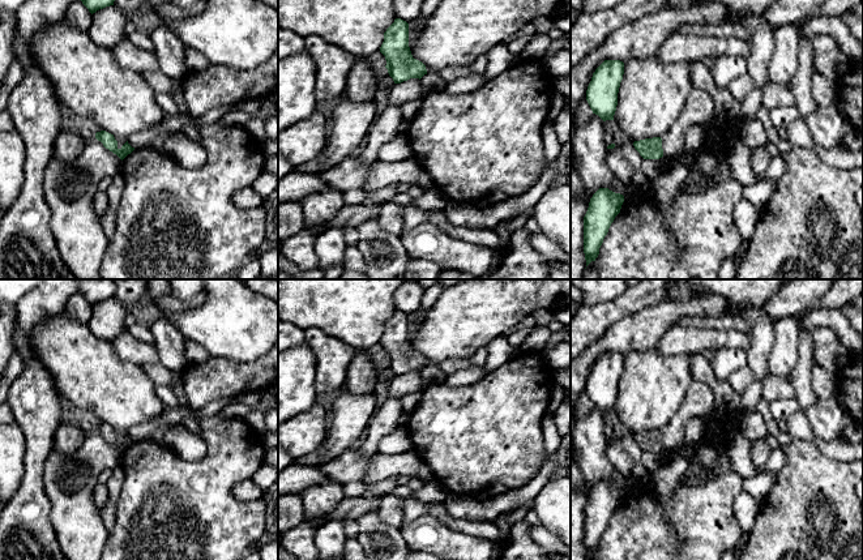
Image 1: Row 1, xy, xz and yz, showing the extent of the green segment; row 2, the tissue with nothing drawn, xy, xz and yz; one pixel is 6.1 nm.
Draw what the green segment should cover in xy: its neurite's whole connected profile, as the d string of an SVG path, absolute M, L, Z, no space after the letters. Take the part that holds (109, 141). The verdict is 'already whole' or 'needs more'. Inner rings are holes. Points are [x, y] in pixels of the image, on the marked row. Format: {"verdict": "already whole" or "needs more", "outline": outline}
{"verdict": "already whole", "outline": "M106 131L97 132L95 138L101 141L106 149L116 154L121 161L134 150L128 141L119 149L114 134Z"}

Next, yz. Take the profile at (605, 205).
{"verdict": "already whole", "outline": "M599 188L590 198L584 217L584 253L586 266L595 261L604 236L615 217L620 213L624 196L608 188Z"}

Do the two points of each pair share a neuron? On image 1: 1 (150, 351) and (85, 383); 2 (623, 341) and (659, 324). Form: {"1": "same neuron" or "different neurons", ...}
{"1": "different neurons", "2": "same neuron"}

